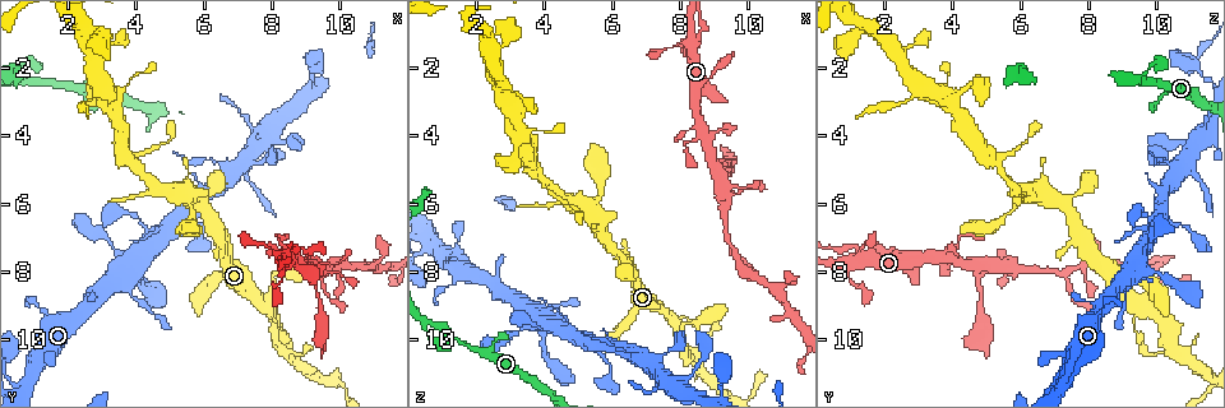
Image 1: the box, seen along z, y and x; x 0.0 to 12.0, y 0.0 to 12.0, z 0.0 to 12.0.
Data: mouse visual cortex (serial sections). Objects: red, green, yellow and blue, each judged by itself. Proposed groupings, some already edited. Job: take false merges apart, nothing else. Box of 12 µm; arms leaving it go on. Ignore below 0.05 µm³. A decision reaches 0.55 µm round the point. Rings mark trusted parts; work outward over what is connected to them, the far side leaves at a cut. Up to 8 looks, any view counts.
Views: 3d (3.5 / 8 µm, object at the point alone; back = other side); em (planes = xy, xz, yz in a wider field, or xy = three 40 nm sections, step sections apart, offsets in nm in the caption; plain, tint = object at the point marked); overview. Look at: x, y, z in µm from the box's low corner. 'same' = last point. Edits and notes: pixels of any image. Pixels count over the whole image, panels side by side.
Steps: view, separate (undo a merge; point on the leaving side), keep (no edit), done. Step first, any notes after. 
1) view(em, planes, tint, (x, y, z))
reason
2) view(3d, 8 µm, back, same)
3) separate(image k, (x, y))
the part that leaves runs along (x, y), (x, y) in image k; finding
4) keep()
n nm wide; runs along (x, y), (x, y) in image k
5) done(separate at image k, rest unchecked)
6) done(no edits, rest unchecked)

view(3d, 3.5 µm, (4.0, 4.8, 5.3))
a fork

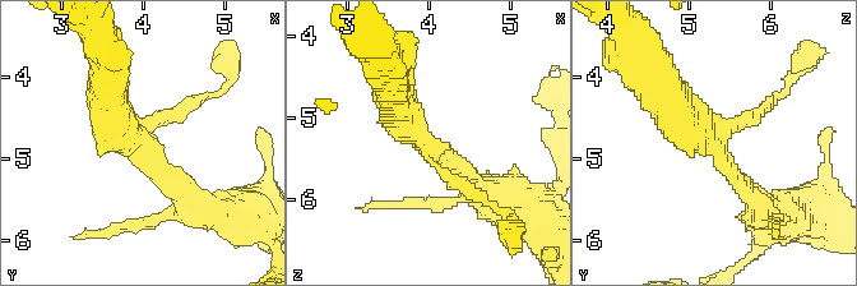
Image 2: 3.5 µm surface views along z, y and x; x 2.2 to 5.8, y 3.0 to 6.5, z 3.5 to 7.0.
view(em, xy, step 5, tint, (4.05, 4.85, 5.35))

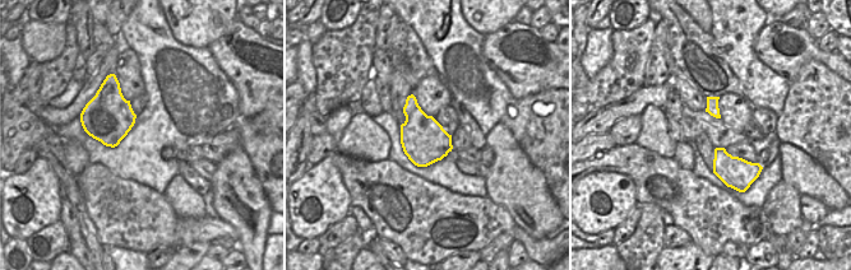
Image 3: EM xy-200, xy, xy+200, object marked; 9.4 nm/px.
view(em, xy, step 1, tint, same)
another direction

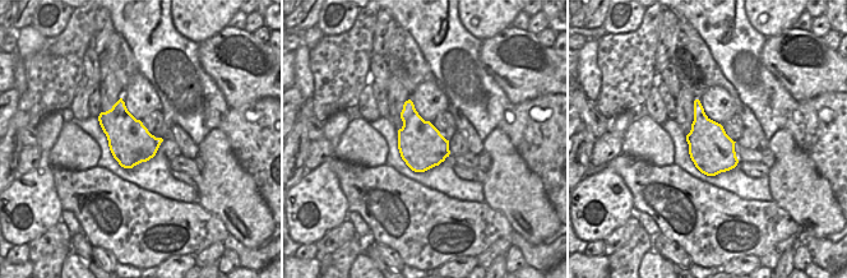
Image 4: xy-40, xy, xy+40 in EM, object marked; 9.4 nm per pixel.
keep()
runs along (759, 207), (714, 137), (665, 97) in image 2; one cell here

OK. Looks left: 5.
view(3d, 8 µm, (3.3, 3.0, 4.0))
thin neck

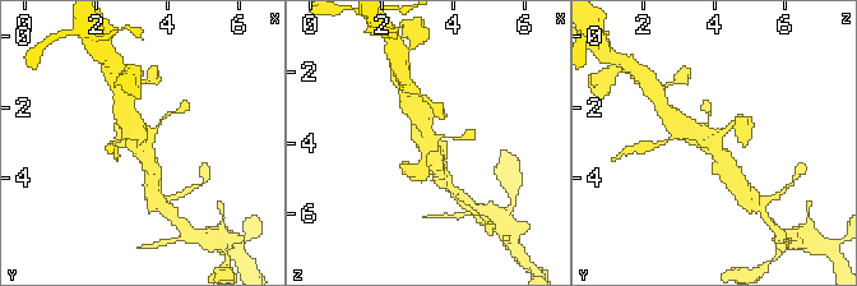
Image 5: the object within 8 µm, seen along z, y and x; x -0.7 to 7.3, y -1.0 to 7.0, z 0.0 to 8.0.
view(3d, 3.5 µm, (3.2, 3.0, 3.9))
zoom in

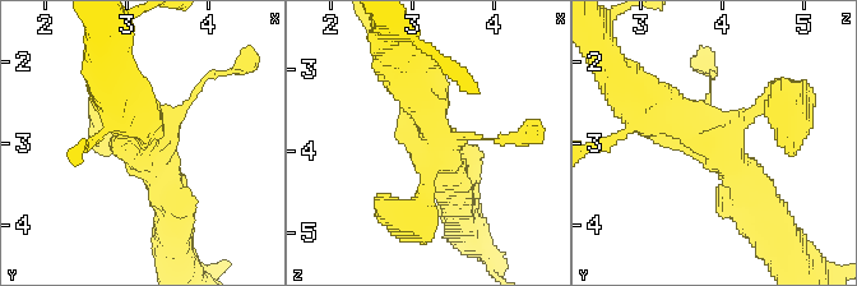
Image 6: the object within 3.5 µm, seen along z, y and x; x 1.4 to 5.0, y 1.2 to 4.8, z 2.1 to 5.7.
view(em, xy, step 2, tint, (3.20, 3.05, 4.00))
shape alone is not enough

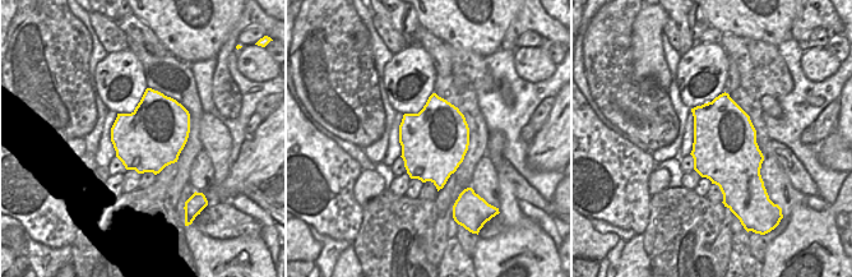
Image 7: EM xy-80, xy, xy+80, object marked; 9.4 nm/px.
keep()
one cell here

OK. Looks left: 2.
view(3d, 3.5 µm, back, (5.3, 6.4, 10.1))
side arm on a straight run

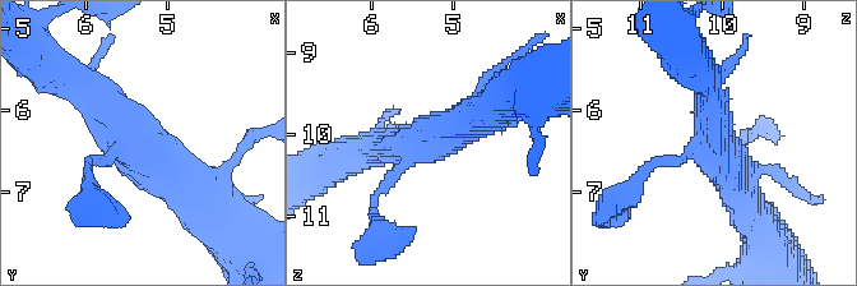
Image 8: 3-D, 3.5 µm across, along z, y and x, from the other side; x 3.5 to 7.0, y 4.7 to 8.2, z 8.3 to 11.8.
view(em, xy, step 2, tint, (5.40, 6.40, 10.10))

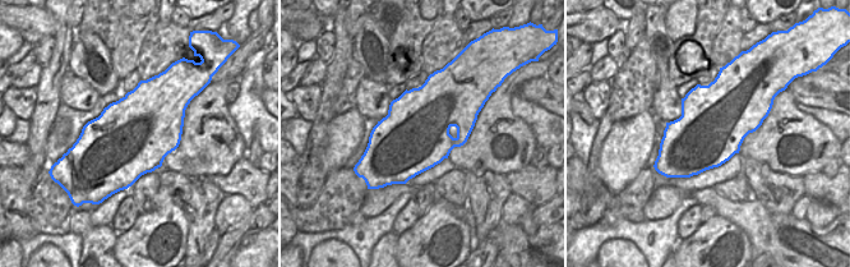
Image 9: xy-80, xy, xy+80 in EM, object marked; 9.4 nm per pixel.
keep()
arms of 150, 400, 500 nm; runs along (193, 198), (75, 81) in image 8; one cell here

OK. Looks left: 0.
done(no edits, rest unchecked)

